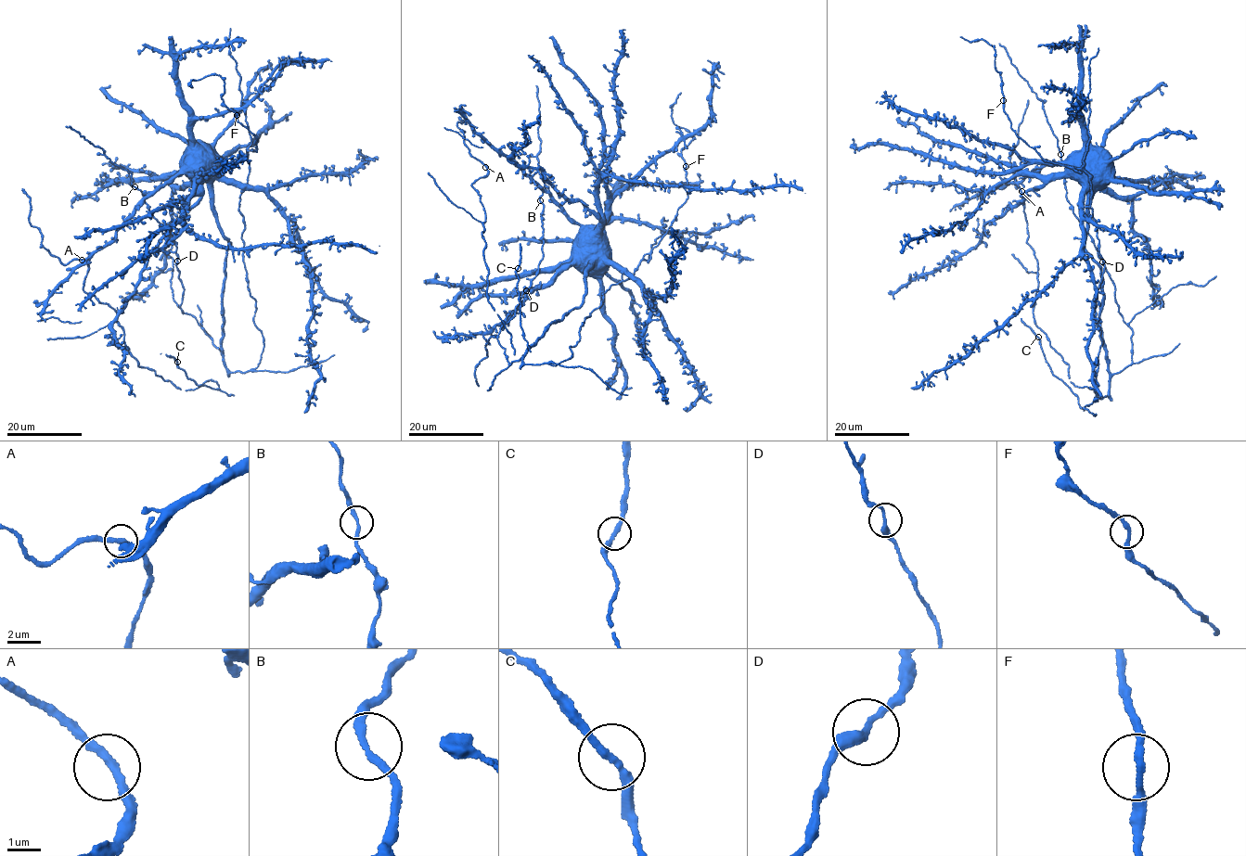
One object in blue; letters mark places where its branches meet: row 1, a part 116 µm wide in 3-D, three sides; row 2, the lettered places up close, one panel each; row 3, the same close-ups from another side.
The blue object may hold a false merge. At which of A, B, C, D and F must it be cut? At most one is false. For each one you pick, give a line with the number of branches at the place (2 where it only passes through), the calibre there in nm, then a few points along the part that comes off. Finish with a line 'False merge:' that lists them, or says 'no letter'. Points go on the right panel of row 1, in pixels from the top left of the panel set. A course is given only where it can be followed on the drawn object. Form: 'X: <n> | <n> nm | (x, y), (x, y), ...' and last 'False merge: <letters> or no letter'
False merge: no letter

